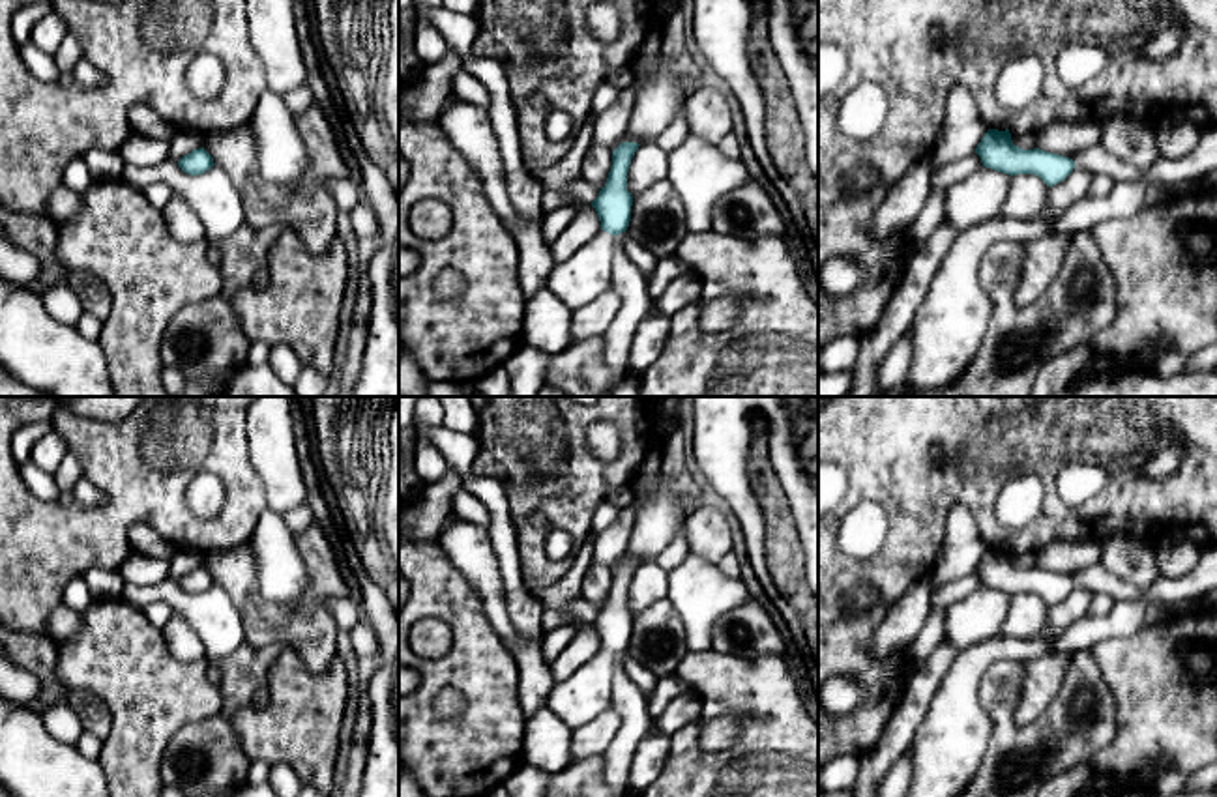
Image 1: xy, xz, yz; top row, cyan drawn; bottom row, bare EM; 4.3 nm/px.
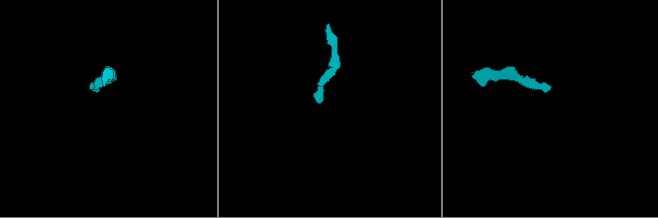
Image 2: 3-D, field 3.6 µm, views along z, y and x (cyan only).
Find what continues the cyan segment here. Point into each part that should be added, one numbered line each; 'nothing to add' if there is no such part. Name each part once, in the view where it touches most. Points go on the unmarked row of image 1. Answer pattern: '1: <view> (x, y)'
1: xz (586, 695)

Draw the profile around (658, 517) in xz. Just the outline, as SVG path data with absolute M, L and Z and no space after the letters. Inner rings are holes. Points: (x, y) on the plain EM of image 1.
M661 473L655 488L638 503L625 552L610 569L614 571L622 561L655 563L665 546L678 535L683 511L689 505L687 486Z

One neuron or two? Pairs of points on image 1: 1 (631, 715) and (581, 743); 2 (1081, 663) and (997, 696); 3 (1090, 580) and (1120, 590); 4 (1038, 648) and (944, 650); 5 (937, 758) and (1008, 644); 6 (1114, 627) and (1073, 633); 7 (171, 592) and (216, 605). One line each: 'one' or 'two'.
1: two
2: one
3: one
4: two
5: one
6: one
7: one

